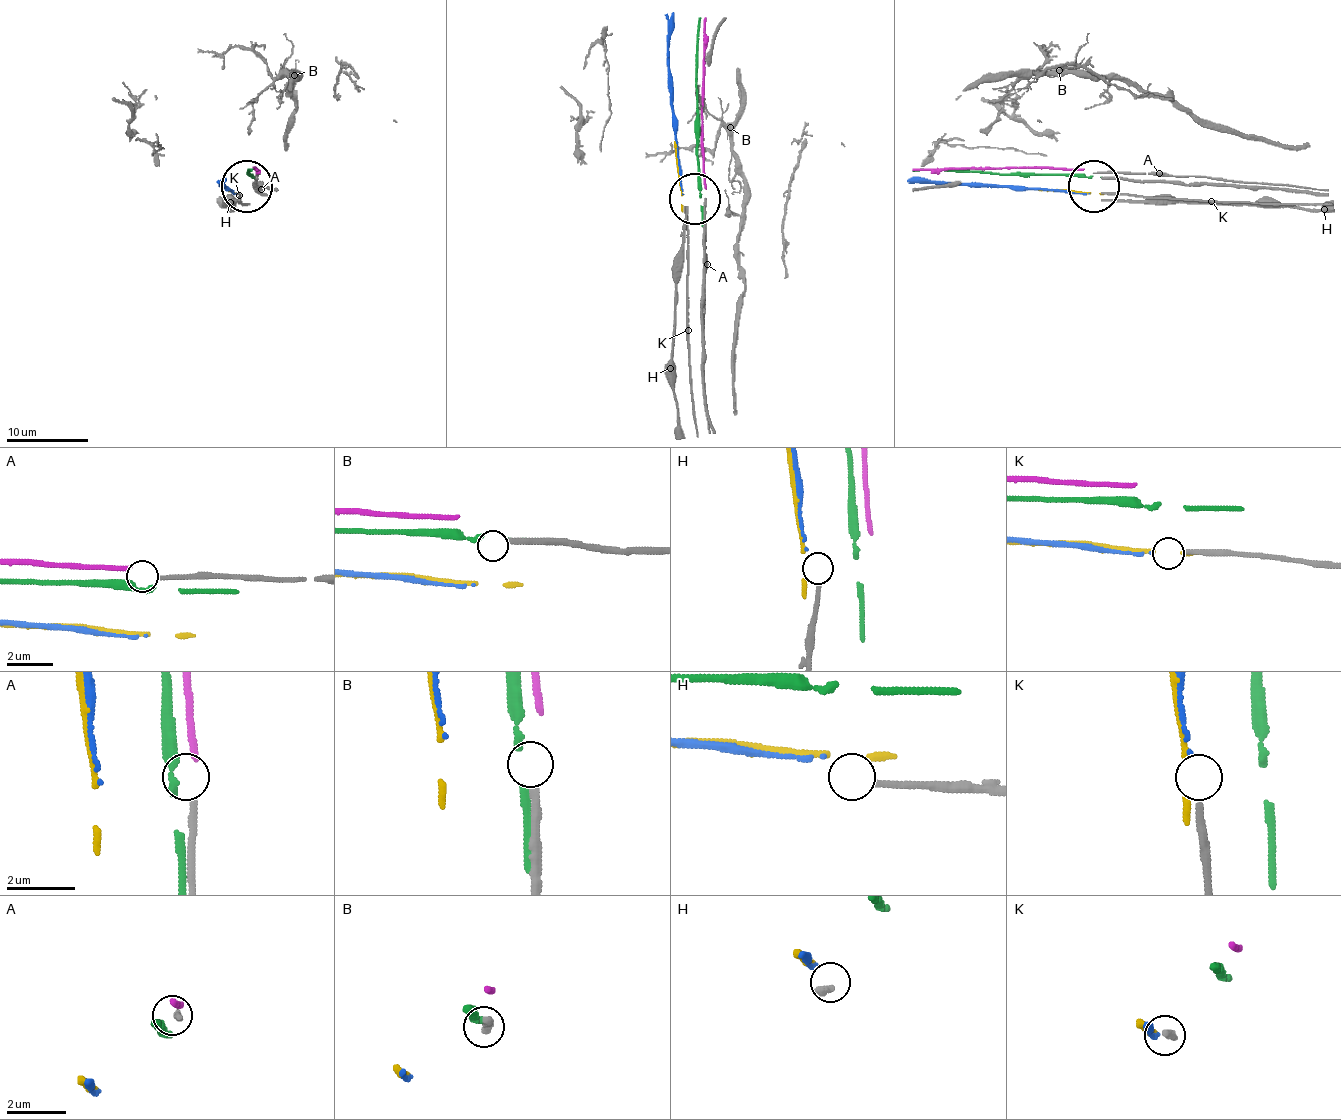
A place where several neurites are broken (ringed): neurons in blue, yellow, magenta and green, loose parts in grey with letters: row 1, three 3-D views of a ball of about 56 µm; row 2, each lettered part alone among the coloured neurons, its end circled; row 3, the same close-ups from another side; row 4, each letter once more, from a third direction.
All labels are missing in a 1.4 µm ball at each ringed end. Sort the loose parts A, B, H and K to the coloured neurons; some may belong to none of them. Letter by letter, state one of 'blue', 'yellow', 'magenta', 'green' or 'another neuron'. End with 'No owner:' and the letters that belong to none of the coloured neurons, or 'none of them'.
A: another neuron
B: another neuron
H: another neuron
K: another neuron
No owner: A, B, H, K

